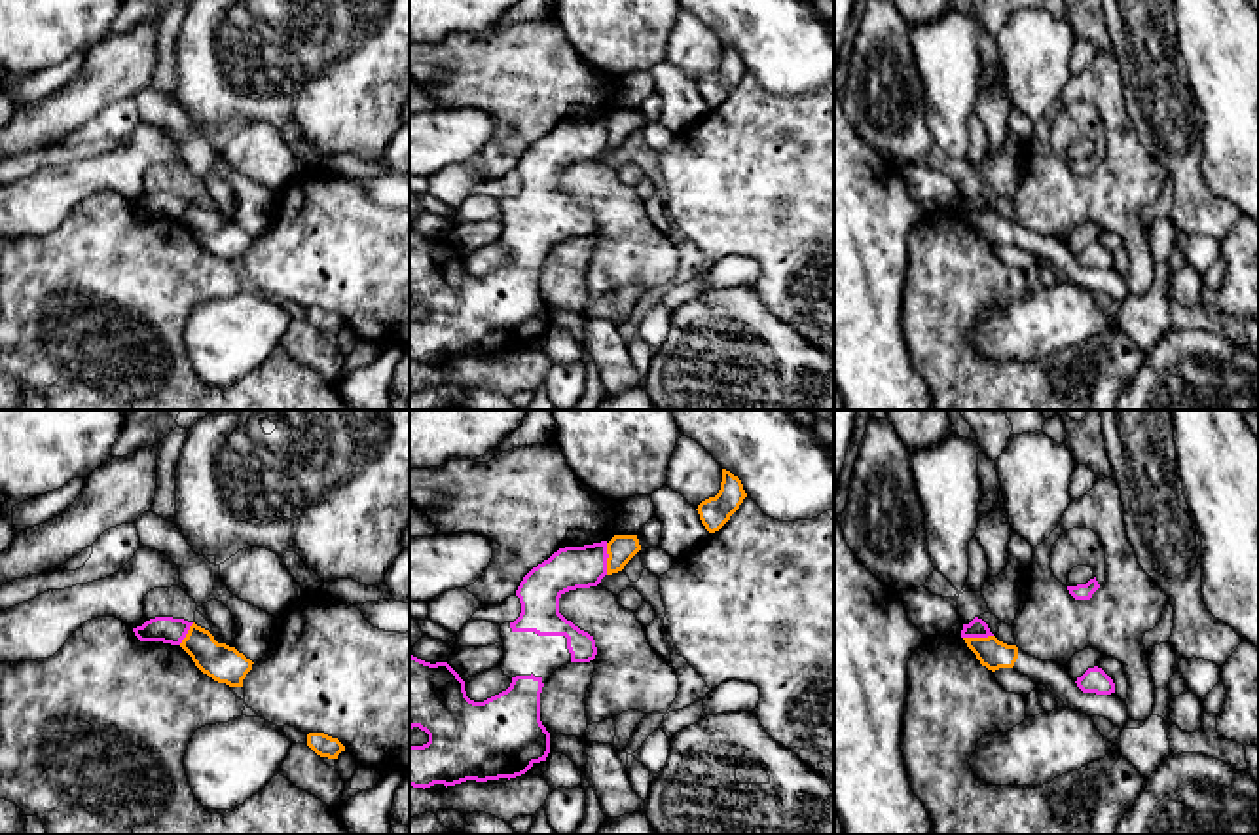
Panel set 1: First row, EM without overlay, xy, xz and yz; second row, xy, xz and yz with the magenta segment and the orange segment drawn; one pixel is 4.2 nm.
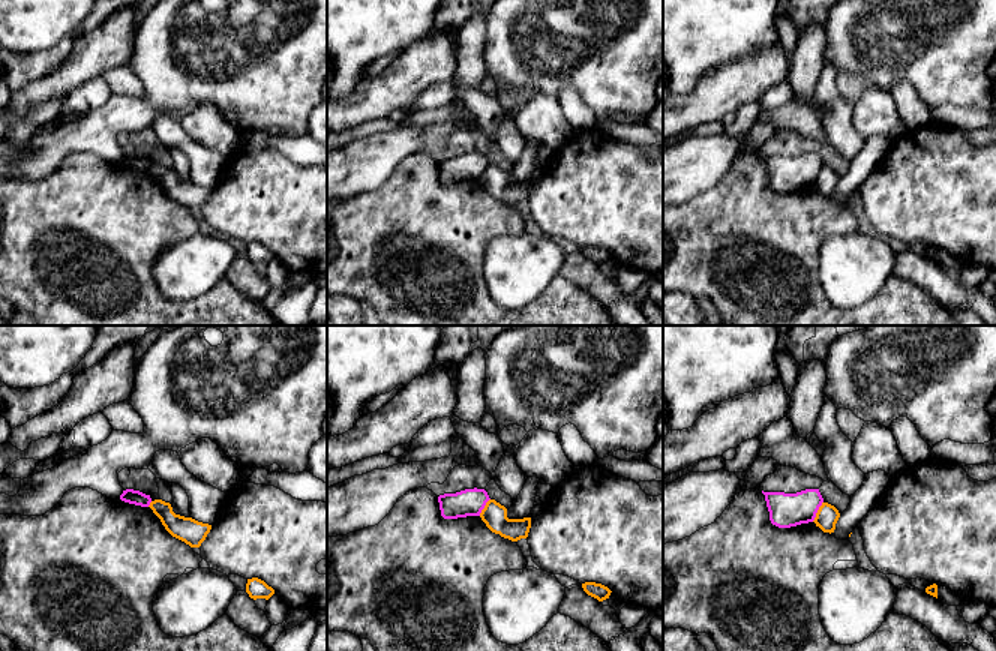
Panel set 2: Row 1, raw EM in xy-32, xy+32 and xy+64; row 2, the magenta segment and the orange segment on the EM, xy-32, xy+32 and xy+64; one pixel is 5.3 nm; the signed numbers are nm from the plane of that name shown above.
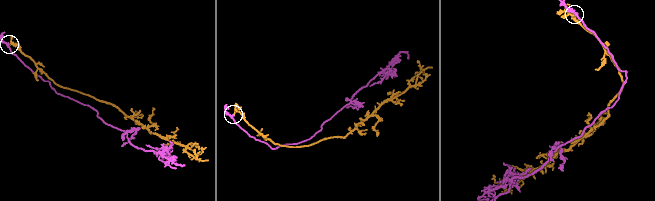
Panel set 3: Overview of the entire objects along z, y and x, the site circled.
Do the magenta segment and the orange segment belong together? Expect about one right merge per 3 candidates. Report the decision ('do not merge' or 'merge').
do not merge

